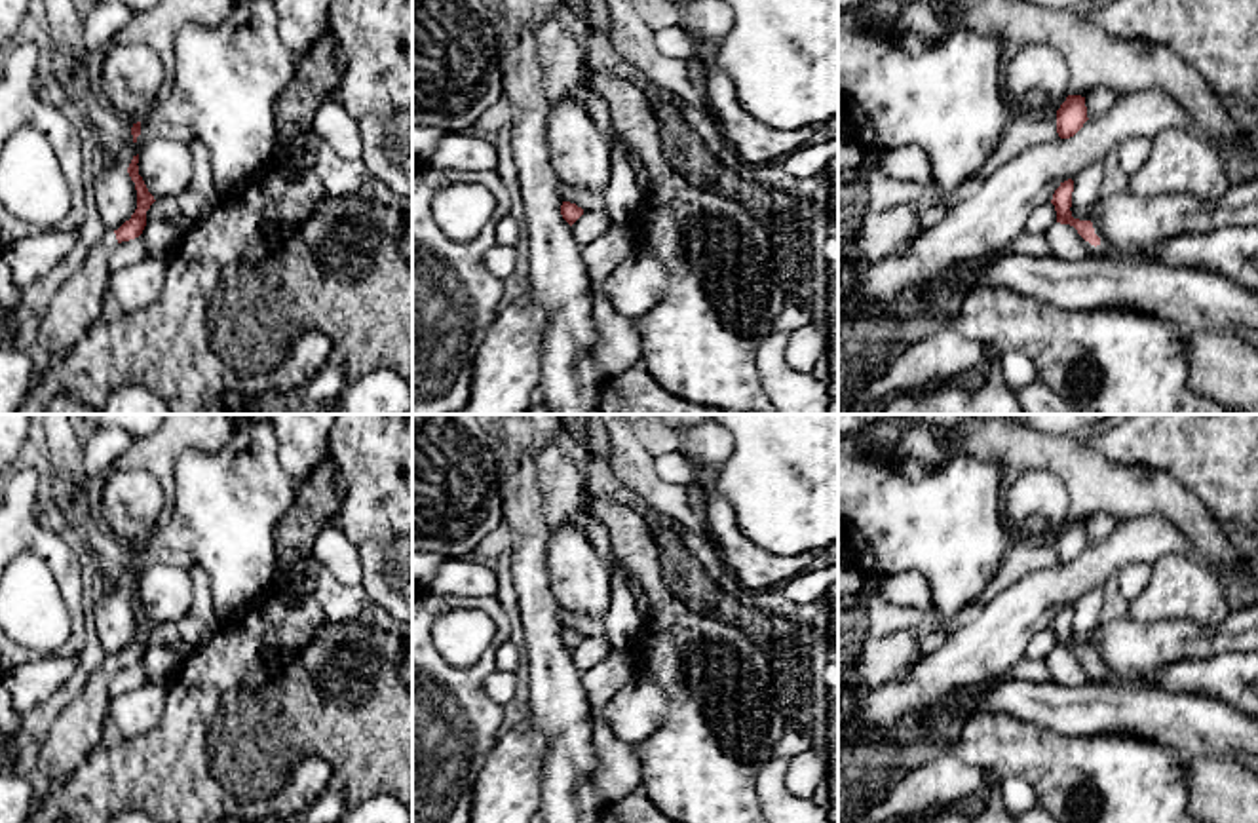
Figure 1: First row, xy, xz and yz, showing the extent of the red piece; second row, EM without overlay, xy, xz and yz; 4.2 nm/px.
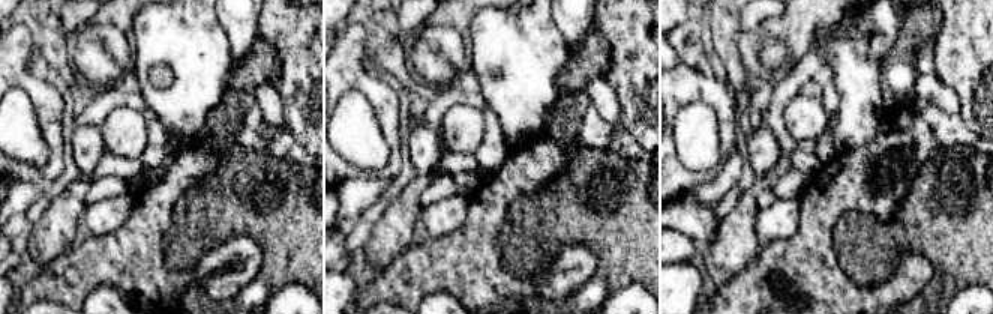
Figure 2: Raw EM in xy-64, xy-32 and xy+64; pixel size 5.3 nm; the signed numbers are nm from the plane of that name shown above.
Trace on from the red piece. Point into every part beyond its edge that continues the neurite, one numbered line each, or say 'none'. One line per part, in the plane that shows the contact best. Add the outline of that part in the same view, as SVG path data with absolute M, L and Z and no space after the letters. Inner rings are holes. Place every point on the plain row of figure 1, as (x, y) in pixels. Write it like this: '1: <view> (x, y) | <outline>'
1: xy (80, 728) | M108 658L84 690L65 705L40 743L40 770L46 785L65 783L101 745L108 730L108 682L118 665Z

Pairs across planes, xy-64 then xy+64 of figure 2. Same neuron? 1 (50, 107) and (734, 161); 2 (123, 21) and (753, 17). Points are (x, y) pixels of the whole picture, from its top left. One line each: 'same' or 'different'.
1: different
2: different

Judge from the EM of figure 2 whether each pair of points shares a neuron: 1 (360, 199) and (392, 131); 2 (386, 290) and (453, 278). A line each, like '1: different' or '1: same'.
1: different
2: same

